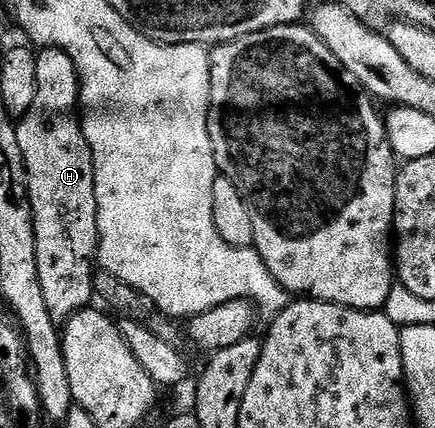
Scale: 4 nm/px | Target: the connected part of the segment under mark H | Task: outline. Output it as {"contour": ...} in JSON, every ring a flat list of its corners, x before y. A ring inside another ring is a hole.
{"contour":[[42,47,37,54,36,99,32,99,32,107,28,107,26,114,17,122,18,138,32,203,40,287,52,319,62,327,72,314,91,308,96,297,98,208,94,160,82,130,82,84,76,63,72,63,72,59,59,49]]}

